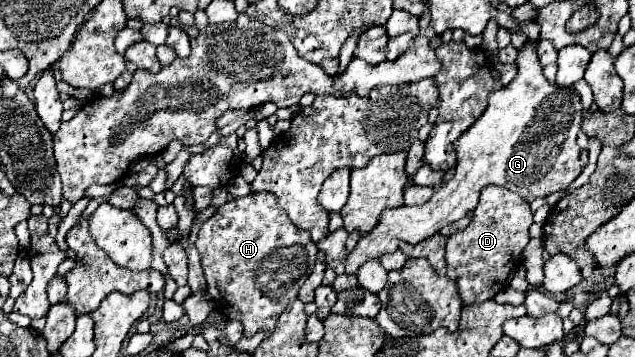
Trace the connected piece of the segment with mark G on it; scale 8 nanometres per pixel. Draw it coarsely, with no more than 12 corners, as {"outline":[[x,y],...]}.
{"outline":[[536,50],[454,142],[454,178],[384,210],[348,254],[418,244],[474,210],[486,184],[532,202],[582,170],[580,96]]}

